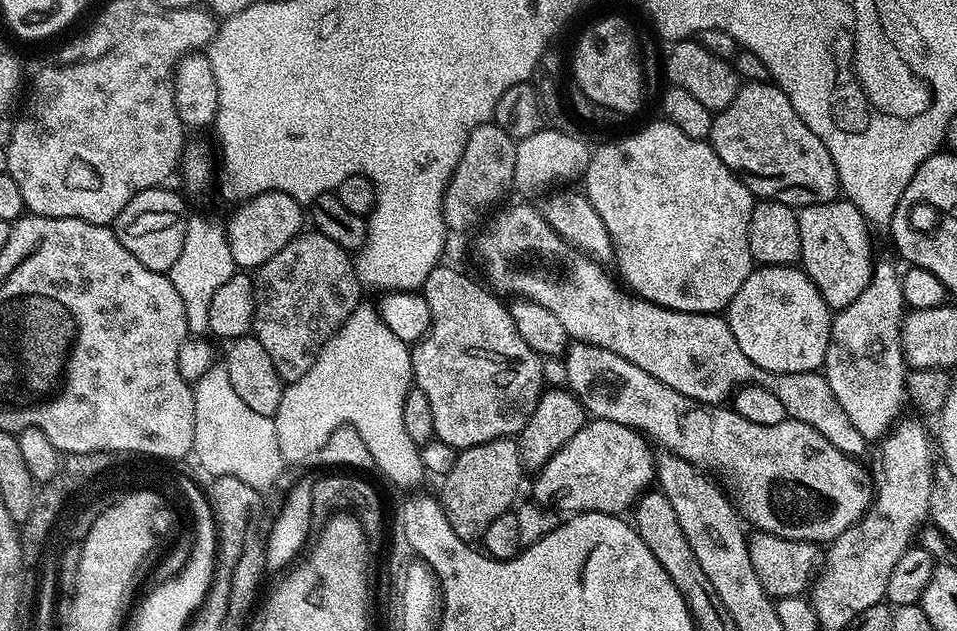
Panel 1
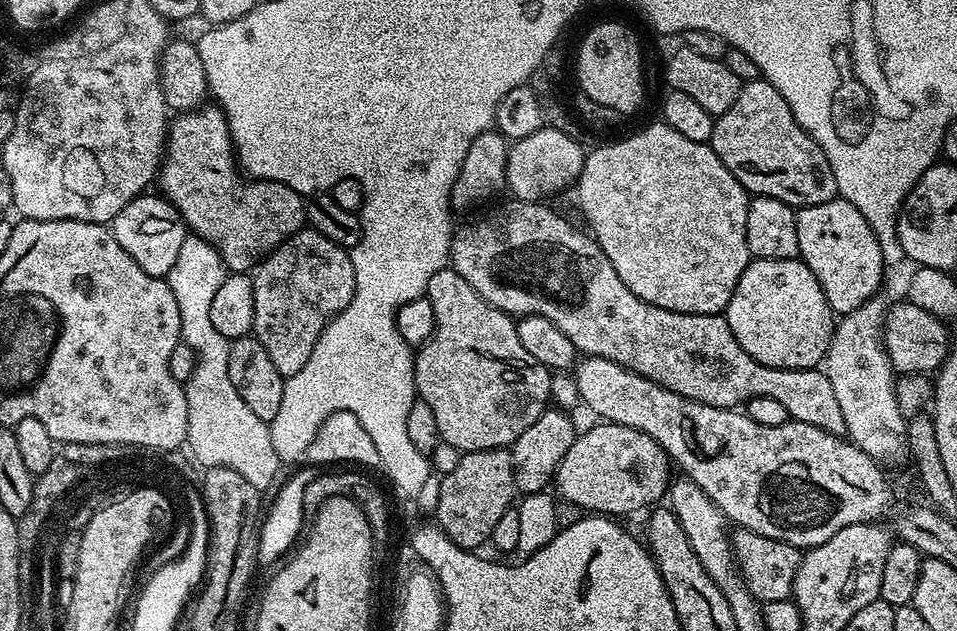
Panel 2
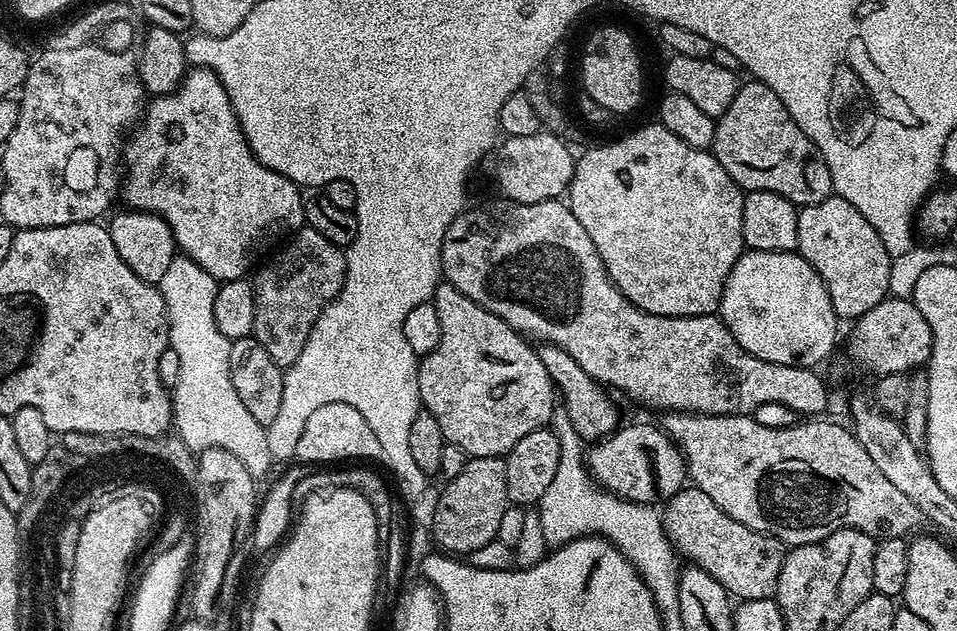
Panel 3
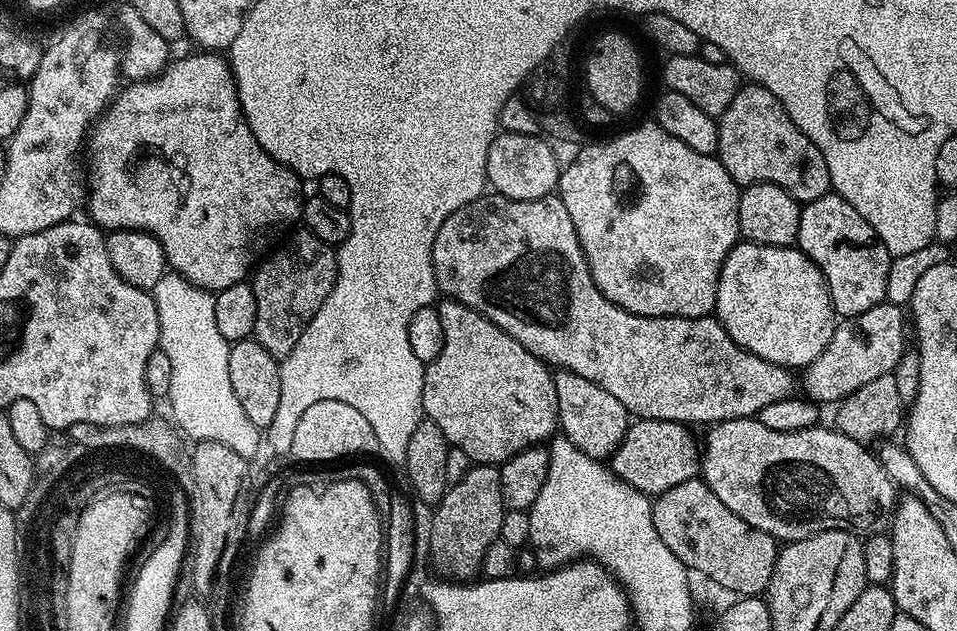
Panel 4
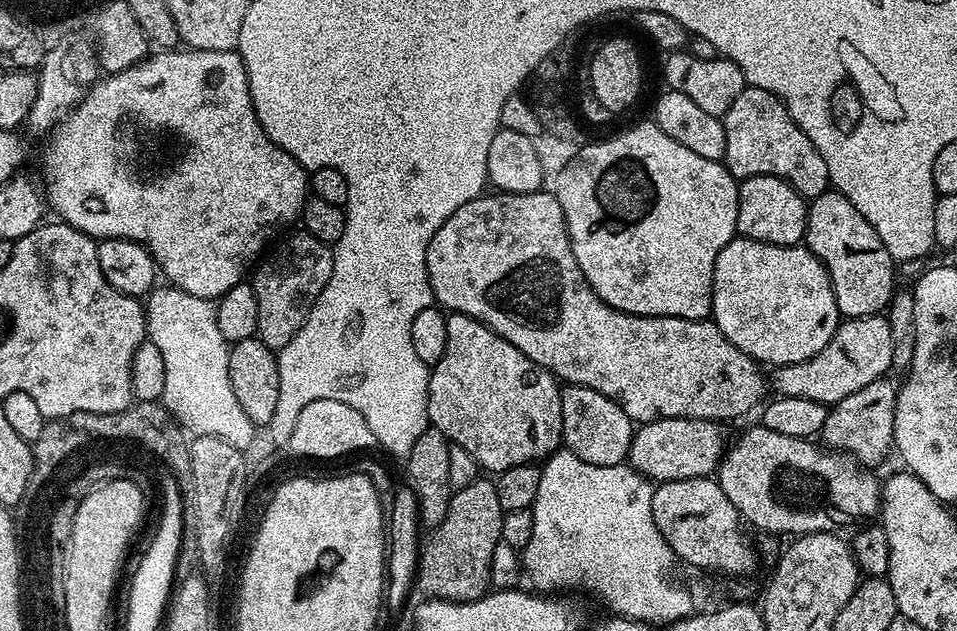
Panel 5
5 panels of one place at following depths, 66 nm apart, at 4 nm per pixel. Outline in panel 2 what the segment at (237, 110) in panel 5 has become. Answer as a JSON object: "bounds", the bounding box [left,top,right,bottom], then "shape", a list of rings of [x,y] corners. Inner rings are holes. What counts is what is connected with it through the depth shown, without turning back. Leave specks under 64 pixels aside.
{"bounds":[158,103,306,273],"shape":[[[205,103],[193,112],[179,113],[169,123],[168,138],[158,173],[158,185],[160,184],[161,188],[159,191],[165,200],[169,200],[176,207],[185,225],[220,253],[225,269],[229,273],[247,273],[255,269],[256,265],[264,257],[269,256],[286,238],[290,238],[305,227],[306,200],[299,192],[290,190],[288,184],[254,180],[242,175],[224,112],[215,103],[211,103]]]}

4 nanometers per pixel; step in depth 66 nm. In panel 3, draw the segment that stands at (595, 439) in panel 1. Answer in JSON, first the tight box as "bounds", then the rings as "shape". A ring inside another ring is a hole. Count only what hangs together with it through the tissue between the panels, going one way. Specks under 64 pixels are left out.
{"bounds":[586,424,689,505],"shape":[[[652,424],[620,426],[611,436],[591,445],[586,467],[601,488],[624,500],[639,504],[659,505],[685,487],[689,479],[688,466],[680,445],[669,438],[663,427]]]}

